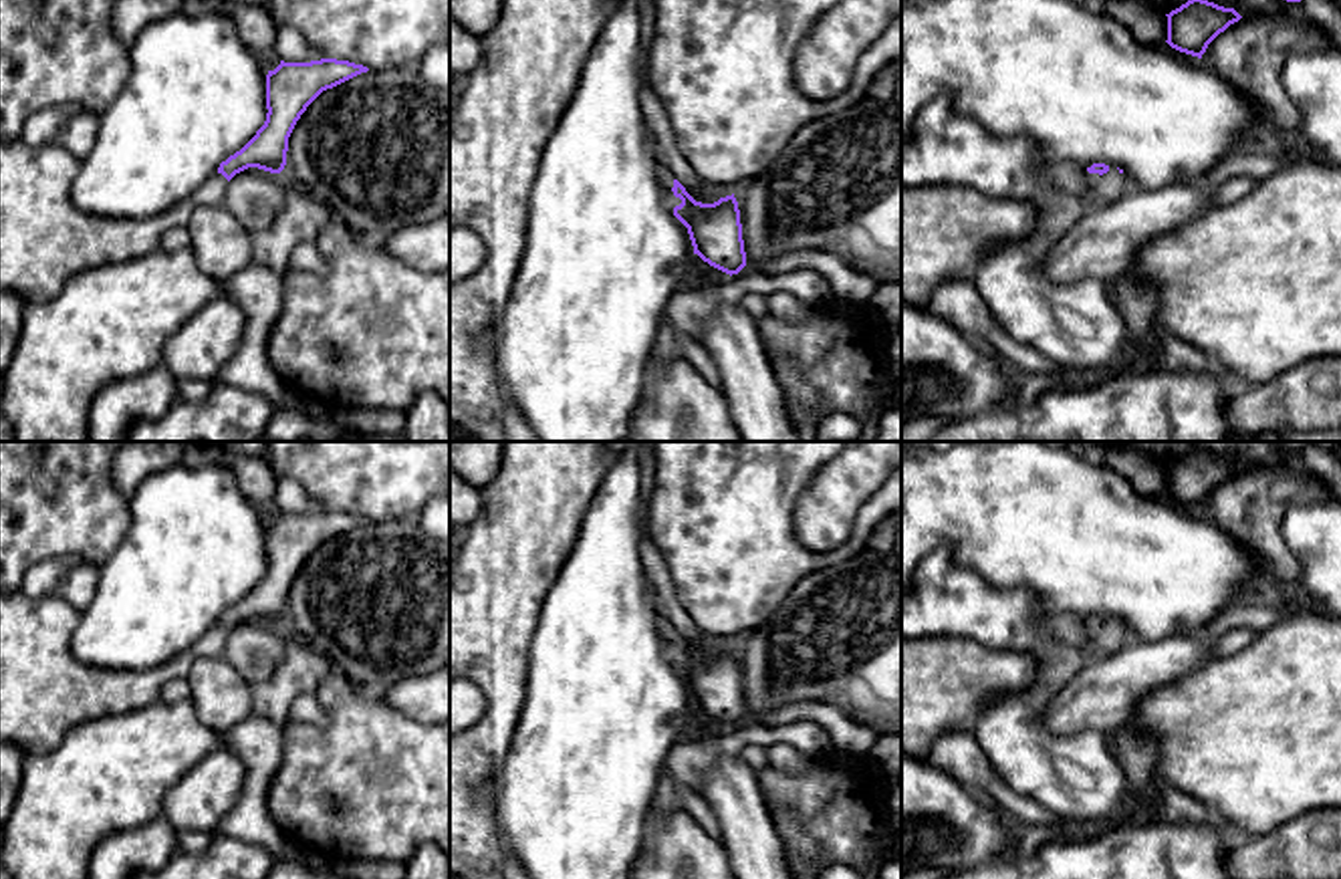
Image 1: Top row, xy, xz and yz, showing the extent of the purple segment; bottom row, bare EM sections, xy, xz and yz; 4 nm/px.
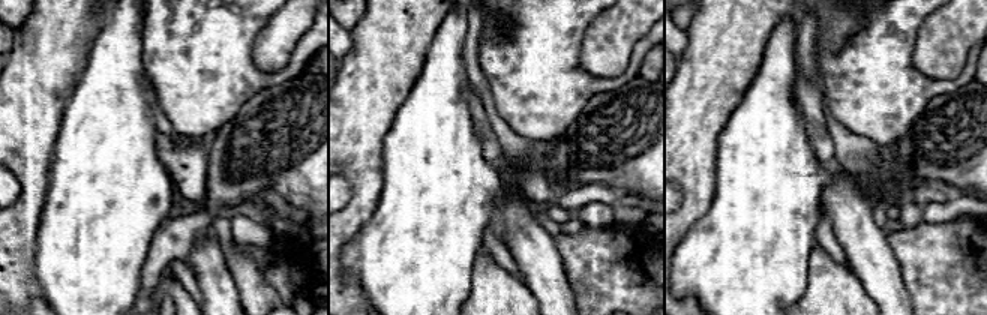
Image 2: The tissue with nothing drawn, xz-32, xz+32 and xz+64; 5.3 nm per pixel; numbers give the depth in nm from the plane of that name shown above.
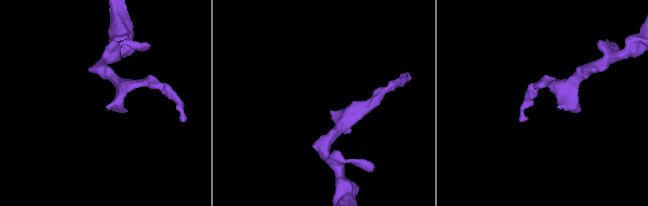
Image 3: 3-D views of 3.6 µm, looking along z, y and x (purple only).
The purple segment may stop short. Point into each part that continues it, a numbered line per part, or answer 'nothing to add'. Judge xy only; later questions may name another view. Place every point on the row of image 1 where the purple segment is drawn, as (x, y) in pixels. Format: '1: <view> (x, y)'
1: xy (45, 238)

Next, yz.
1: yz (1106, 188)

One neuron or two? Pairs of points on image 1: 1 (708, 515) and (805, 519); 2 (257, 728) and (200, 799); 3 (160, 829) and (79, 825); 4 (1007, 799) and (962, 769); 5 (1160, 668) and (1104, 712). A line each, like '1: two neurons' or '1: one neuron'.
1: two neurons
2: two neurons
3: two neurons
4: one neuron
5: one neuron

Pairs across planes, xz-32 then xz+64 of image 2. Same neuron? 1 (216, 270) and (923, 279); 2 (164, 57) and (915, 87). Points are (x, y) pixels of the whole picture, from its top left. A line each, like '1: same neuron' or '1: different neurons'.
1: different neurons
2: same neuron

